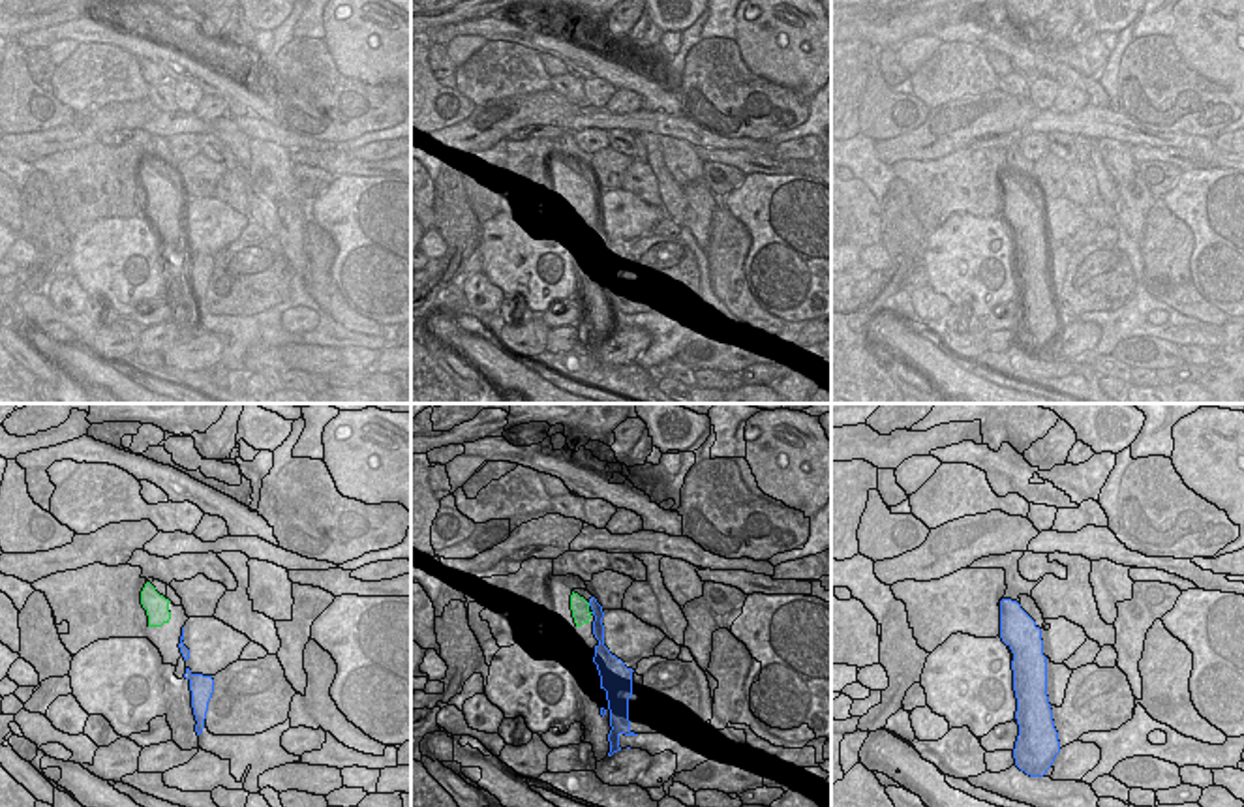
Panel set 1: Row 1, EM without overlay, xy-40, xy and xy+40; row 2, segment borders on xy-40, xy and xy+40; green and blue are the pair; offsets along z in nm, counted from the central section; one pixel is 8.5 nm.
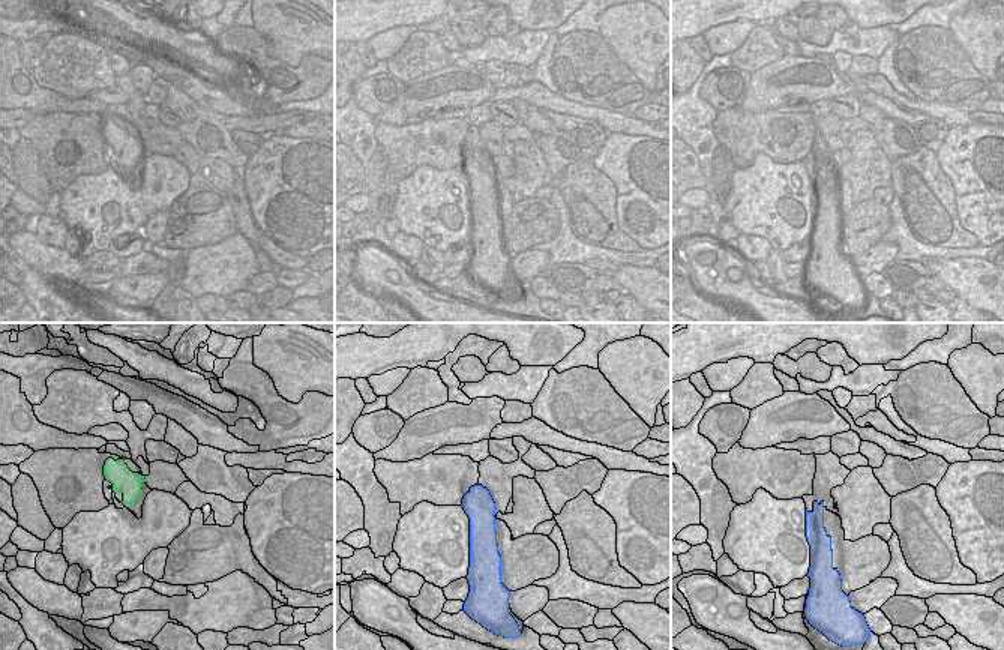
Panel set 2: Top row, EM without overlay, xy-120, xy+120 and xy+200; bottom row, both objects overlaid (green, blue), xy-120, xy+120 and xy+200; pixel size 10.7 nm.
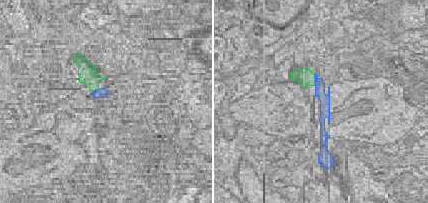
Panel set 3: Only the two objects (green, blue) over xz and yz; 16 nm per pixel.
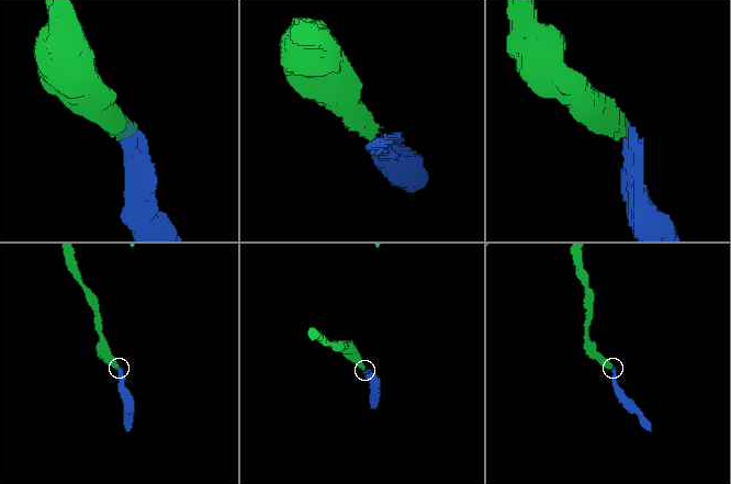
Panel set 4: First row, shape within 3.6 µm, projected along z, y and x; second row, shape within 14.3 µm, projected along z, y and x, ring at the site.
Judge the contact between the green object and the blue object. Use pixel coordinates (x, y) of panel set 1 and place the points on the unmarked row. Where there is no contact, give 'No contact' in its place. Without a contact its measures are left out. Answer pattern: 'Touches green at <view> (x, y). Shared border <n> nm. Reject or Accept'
No contact. Accept

